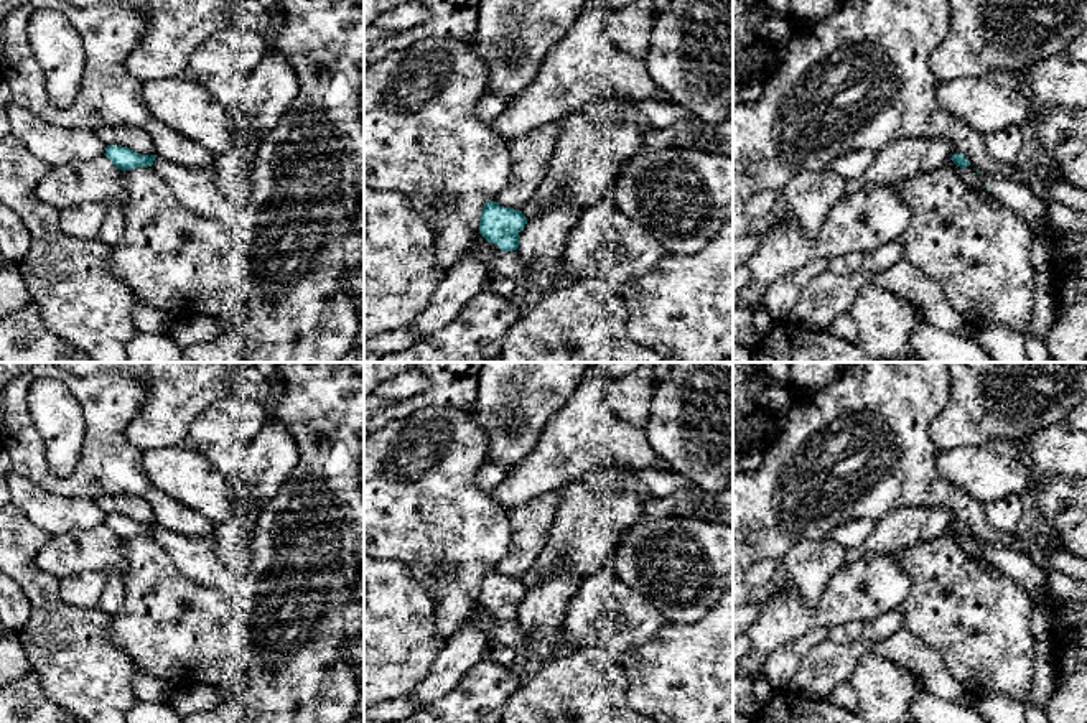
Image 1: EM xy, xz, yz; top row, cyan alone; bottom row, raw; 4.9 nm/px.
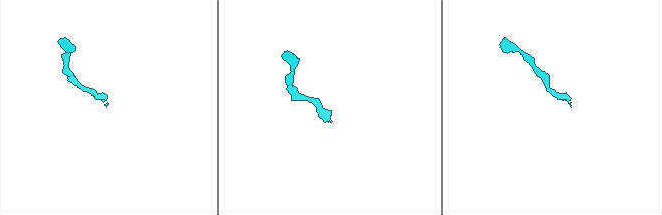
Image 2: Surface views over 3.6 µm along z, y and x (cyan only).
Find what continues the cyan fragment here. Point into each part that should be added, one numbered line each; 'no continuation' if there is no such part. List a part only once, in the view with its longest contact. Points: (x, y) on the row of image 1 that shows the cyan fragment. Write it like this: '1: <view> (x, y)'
1: yz (1033, 211)

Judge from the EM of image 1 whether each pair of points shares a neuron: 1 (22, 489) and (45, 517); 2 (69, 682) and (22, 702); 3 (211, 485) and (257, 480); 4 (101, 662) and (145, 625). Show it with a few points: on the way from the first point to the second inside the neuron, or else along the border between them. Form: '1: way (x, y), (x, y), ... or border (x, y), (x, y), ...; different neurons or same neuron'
1: way (28, 496), (43, 511); same neuron
2: border (32, 669), (41, 689), (60, 705); different neurons
3: border (229, 478), (241, 499), (221, 521); different neurons
4: border (109, 618), (109, 639), (125, 653), (137, 674); different neurons

